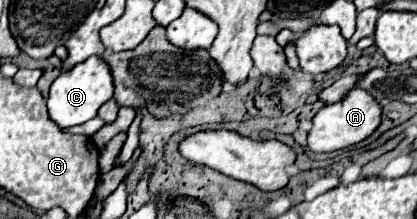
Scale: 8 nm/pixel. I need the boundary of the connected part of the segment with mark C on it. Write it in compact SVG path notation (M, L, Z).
M91 56L85 62L79 62L71 70L65 70L59 74L59 78L51 84L47 108L53 122L57 122L59 128L69 128L75 124L83 124L97 116L97 110L113 98L113 74L111 66L103 60L103 56Z

